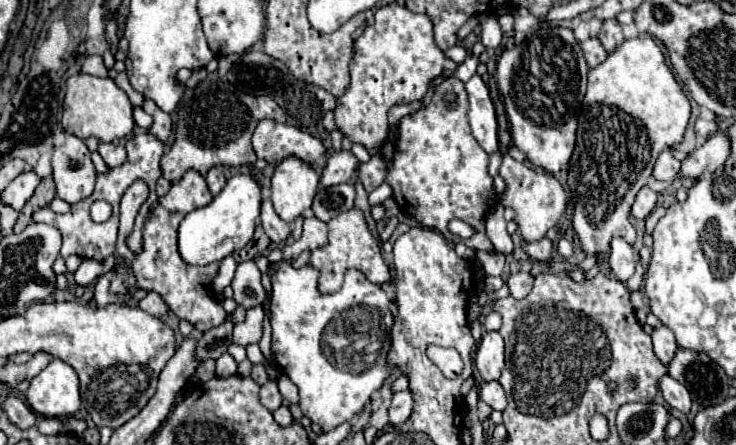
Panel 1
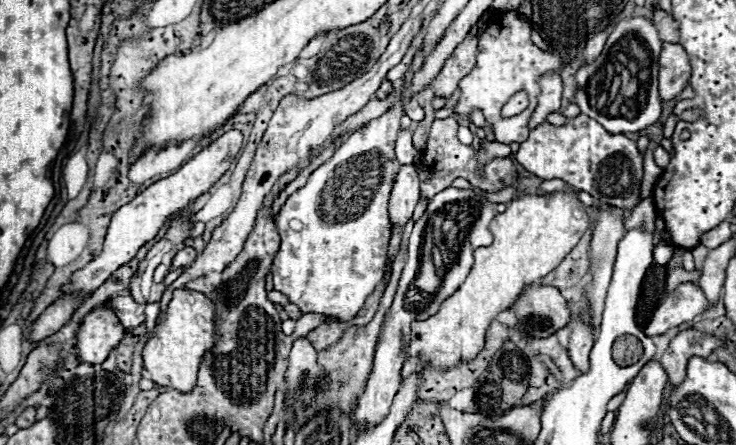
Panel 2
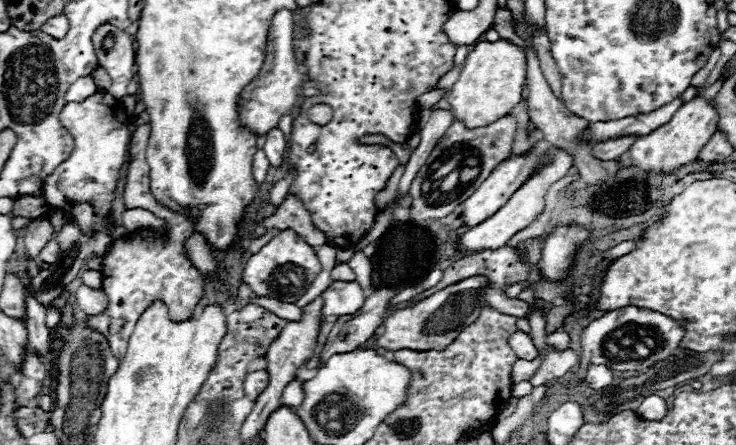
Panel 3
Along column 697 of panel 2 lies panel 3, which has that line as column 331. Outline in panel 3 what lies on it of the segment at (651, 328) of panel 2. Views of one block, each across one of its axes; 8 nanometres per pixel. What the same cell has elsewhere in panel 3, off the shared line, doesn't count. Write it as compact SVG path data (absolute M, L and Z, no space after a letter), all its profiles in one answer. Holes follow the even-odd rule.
M332 282L332 286L322 294L324 306L320 310L320 318L340 318L356 312L360 304L364 304L366 294L362 286L354 282Z

